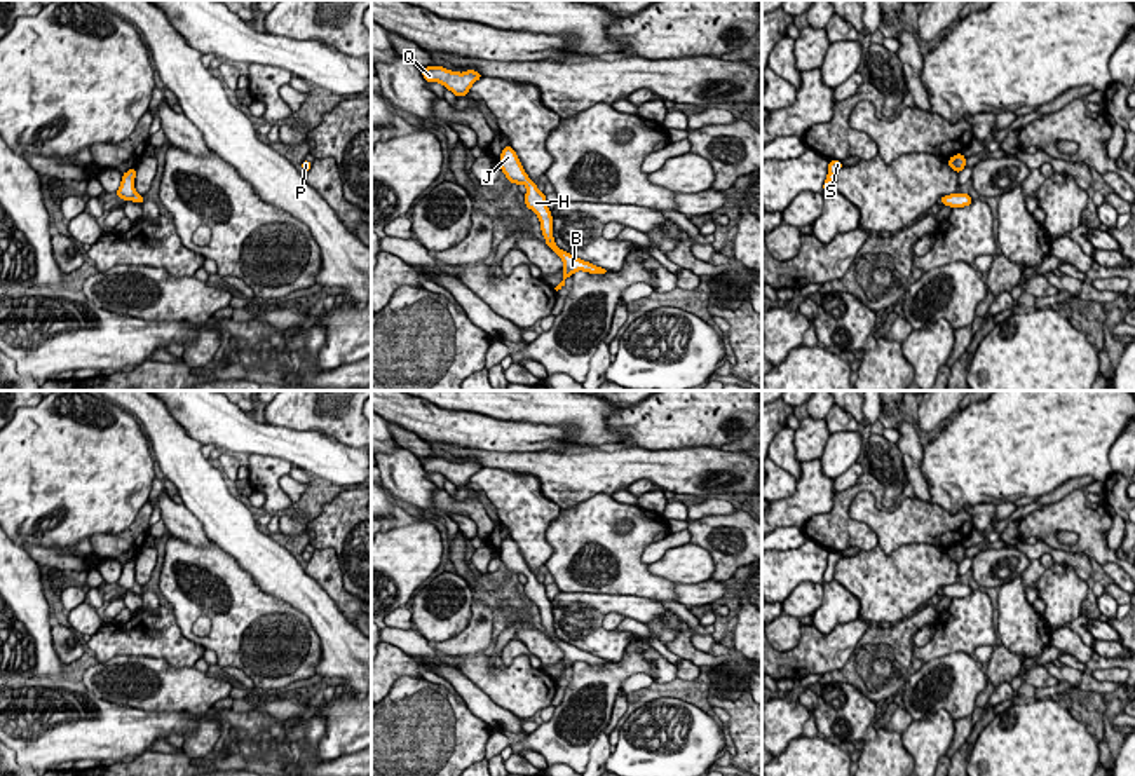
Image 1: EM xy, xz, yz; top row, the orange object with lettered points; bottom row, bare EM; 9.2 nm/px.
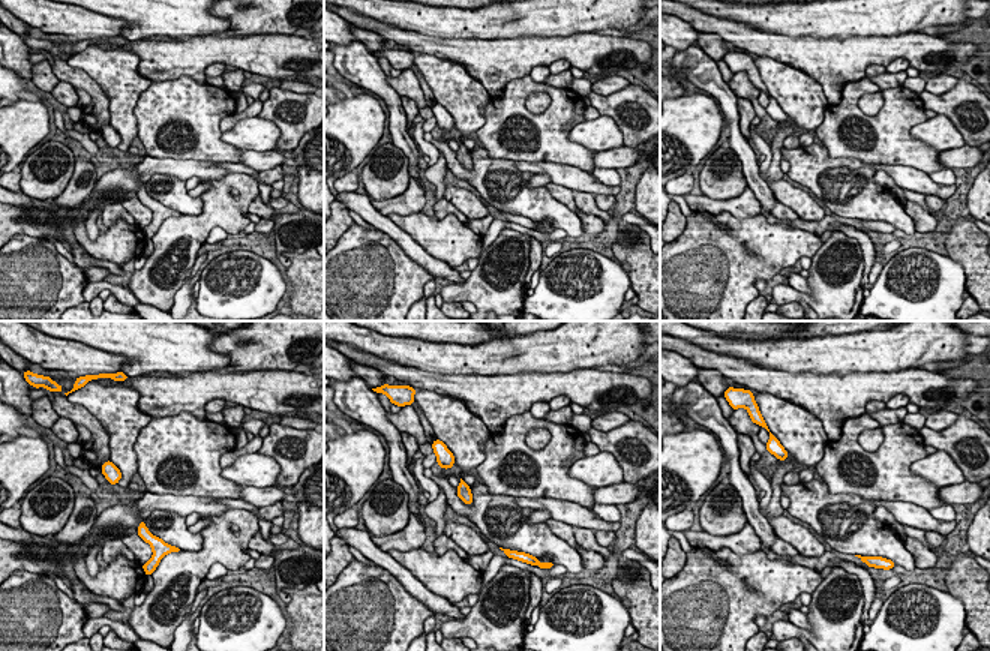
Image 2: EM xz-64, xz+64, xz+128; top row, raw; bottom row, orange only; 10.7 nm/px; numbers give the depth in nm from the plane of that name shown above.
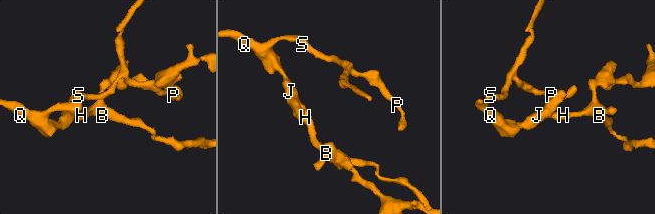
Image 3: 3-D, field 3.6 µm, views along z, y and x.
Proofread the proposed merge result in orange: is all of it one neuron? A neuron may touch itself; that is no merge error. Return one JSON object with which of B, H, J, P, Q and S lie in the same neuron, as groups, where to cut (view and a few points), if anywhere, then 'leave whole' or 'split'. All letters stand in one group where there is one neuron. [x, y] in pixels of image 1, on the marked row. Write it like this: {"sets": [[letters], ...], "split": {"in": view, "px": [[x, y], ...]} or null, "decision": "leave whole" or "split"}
{"sets": [["B", "H", "J", "P", "Q", "S"]], "split": null, "decision": "leave whole"}

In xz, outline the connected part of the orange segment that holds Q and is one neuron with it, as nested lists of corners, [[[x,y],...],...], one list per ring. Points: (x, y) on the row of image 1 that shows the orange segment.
[[[427,66],[420,70],[425,82],[439,82],[455,96],[469,94],[471,85],[481,78],[479,71],[467,70],[464,73],[450,71],[443,66]]]

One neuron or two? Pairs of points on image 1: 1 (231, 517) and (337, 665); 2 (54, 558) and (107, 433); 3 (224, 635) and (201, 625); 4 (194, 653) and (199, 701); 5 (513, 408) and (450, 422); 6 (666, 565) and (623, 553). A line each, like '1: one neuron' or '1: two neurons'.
1: one neuron
2: two neurons
3: two neurons
4: two neurons
5: two neurons
6: two neurons

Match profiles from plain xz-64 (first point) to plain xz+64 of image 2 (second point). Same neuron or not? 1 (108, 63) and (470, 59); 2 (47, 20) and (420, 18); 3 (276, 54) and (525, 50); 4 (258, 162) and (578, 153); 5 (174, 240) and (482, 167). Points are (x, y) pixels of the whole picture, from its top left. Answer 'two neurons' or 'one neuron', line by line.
1: two neurons
2: one neuron
3: one neuron
4: two neurons
5: two neurons

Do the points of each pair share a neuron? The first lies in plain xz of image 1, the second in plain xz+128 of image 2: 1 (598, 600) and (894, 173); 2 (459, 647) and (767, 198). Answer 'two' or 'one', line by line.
1: one
2: two

